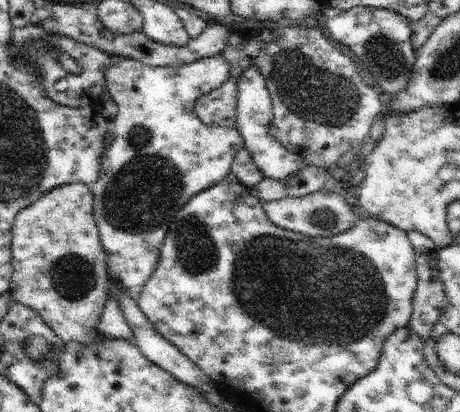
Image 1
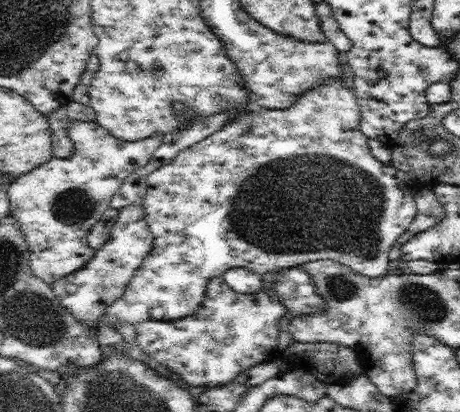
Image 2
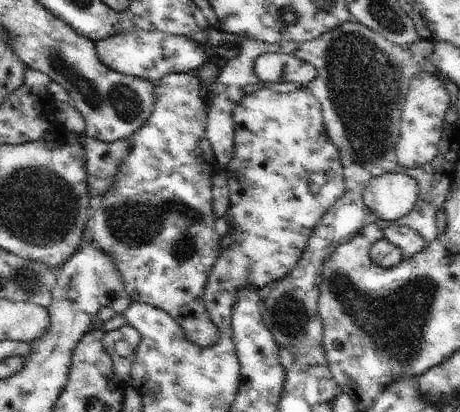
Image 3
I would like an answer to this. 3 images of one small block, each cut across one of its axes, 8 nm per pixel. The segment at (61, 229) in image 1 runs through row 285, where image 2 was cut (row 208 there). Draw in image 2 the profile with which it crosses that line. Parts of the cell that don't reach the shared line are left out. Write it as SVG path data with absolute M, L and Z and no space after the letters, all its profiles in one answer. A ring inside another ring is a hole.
M73 122L67 126L67 136L75 146L69 158L53 156L43 166L5 186L11 218L27 242L27 266L35 278L41 278L49 286L83 268L95 256L97 250L91 250L85 242L87 232L99 222L101 214L111 208L111 198L123 186L123 180L137 168L143 168L163 142L163 136L123 142L95 122Z

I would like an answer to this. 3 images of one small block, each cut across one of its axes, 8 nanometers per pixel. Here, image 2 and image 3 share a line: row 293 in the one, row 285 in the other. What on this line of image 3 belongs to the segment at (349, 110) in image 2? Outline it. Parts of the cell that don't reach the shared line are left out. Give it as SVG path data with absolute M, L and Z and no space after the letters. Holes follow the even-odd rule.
M191 72L169 74L157 82L155 106L147 122L131 136L133 146L123 160L111 192L107 192L91 212L91 238L115 262L123 290L133 304L149 304L151 308L165 310L185 332L185 338L211 348L219 340L219 330L209 320L203 308L203 290L211 268L217 264L221 236L215 232L213 190L211 178L217 172L217 160L207 140L207 104L201 100L201 80Z

